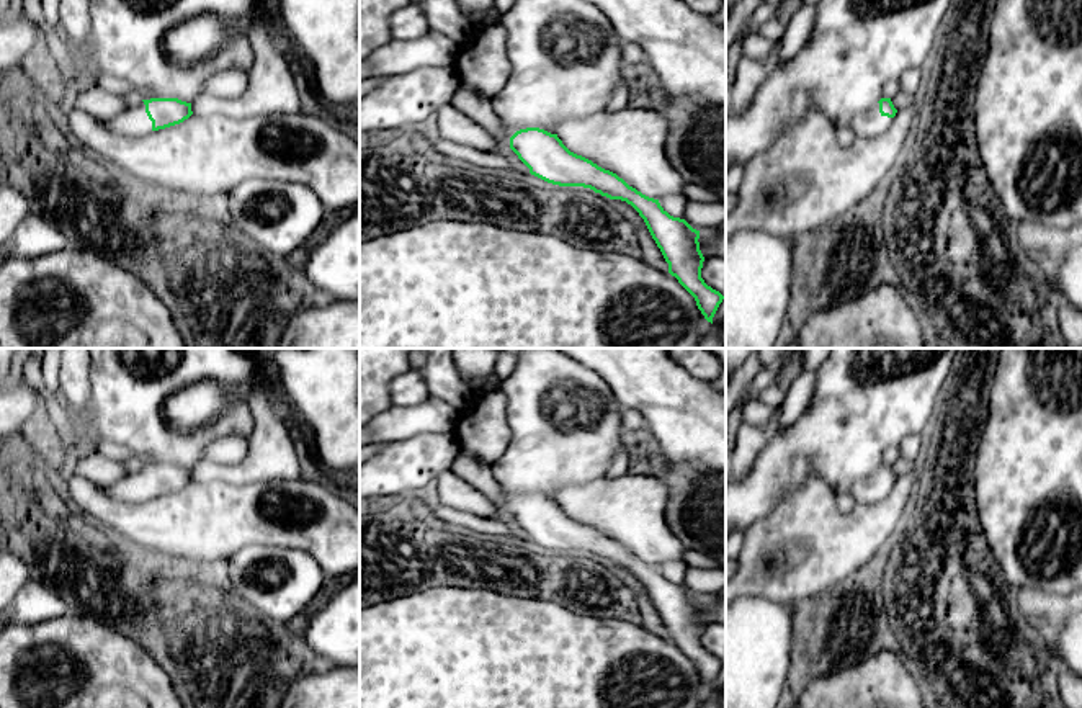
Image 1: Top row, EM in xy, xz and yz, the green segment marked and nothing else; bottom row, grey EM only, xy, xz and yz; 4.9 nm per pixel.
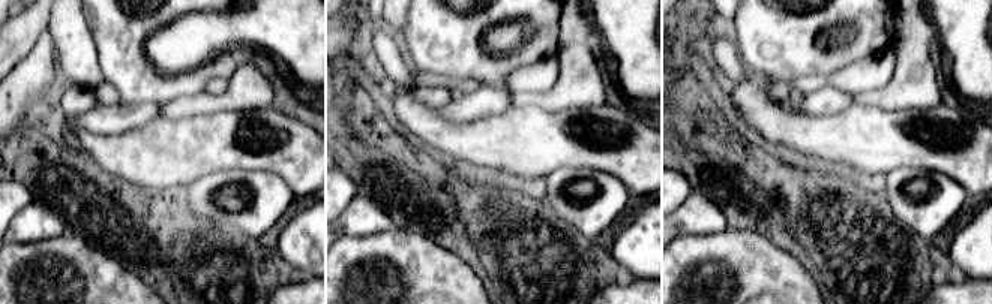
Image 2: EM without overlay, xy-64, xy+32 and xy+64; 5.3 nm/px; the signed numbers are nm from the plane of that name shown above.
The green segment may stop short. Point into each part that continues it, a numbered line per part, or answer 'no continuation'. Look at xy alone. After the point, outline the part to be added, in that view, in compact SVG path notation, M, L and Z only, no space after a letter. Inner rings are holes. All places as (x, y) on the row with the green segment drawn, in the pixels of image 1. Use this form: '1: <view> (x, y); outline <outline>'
1: xy (133, 121); outline M144 101L137 106L123 110L118 116L106 121L106 128L116 134L131 137L154 132Z

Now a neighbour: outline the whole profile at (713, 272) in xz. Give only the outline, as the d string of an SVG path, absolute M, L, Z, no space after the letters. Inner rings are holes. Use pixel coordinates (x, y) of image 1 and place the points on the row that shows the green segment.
M726 257L704 258L701 278L726 298Z

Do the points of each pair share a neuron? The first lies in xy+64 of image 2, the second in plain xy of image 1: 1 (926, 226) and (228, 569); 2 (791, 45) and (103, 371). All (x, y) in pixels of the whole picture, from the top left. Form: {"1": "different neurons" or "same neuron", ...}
{"1": "same neuron", "2": "same neuron"}

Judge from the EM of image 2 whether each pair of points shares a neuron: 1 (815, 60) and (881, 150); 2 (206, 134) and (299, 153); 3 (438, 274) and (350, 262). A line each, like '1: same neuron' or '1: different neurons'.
1: different neurons
2: same neuron
3: same neuron

